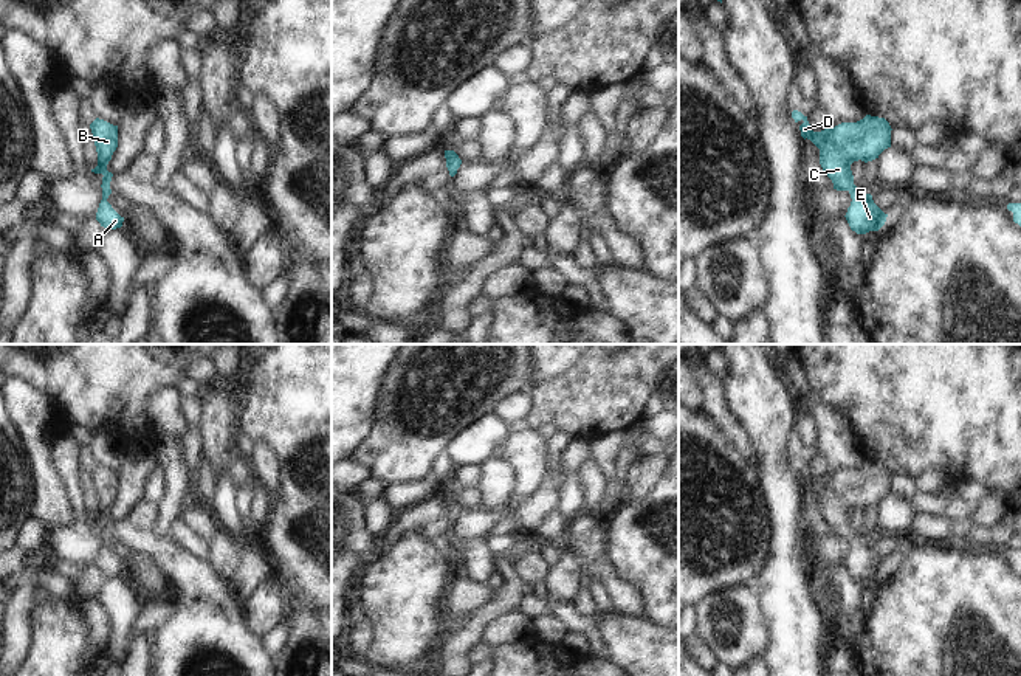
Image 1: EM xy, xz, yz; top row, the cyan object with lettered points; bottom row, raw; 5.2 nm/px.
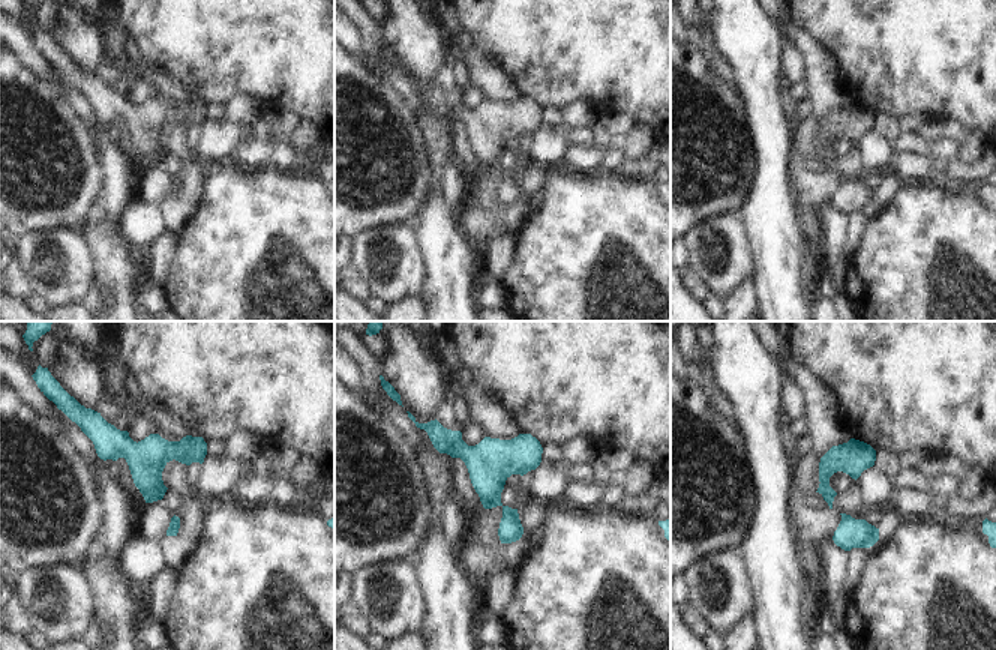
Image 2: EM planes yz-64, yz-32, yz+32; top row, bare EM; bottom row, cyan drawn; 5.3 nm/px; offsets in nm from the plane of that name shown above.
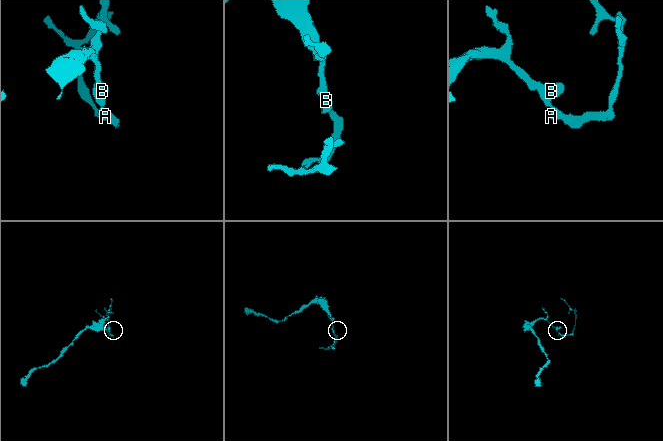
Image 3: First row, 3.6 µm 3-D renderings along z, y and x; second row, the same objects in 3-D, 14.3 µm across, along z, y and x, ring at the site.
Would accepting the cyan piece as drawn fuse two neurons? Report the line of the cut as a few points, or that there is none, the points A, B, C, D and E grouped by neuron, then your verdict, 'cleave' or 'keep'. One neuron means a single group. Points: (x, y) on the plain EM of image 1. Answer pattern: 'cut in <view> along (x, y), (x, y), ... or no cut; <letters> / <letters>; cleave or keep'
no cut; A B C D E; keep

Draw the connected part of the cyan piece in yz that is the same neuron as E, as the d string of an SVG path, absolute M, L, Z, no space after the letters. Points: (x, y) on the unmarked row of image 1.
M793 457L795 470L799 473L801 484L810 487L820 496L820 512L824 521L832 527L834 536L851 541L851 554L846 567L852 578L866 581L878 578L888 561L885 561L872 547L871 541L860 538L854 532L851 512L854 509L872 509L891 495L891 473L885 465L866 462L857 470L841 470L832 476L813 479L801 459Z

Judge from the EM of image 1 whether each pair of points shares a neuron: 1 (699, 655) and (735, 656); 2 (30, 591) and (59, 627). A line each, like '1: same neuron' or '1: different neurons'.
1: different neurons
2: different neurons

